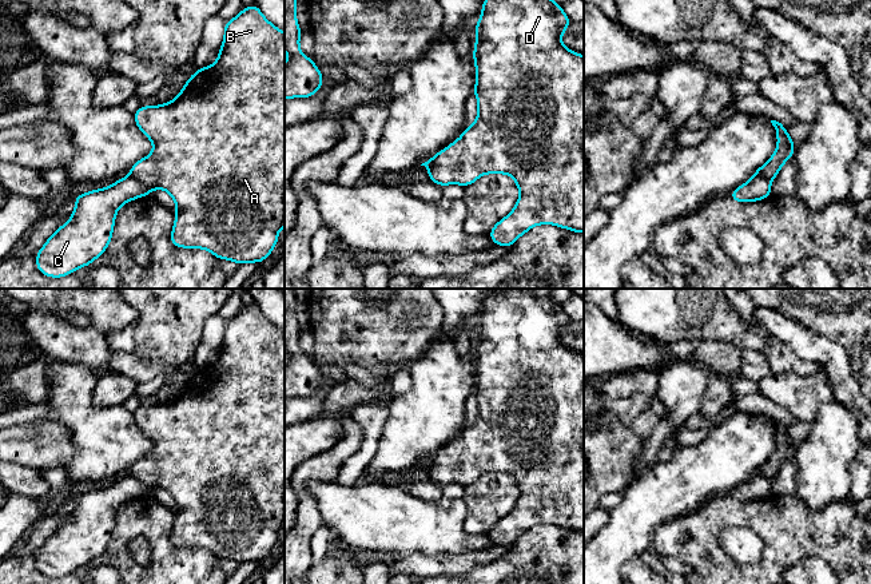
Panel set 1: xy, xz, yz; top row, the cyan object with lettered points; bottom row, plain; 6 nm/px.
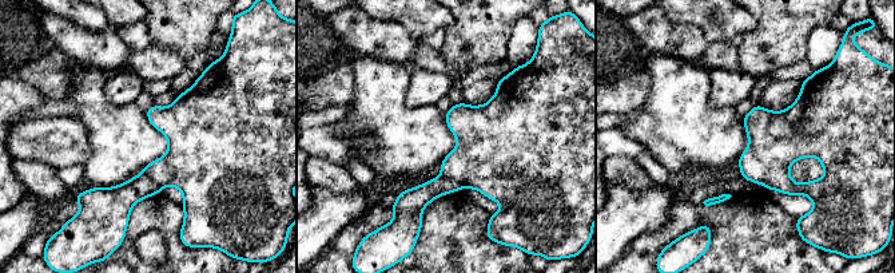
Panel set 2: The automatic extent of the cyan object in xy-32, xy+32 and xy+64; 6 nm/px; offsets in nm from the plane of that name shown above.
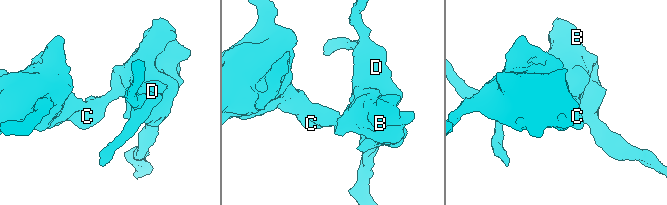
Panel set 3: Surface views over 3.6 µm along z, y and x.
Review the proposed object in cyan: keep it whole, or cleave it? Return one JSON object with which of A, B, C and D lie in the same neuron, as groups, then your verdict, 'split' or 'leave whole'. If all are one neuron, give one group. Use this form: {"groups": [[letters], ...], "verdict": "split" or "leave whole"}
{"groups": [["A", "B", "D"], ["C"]], "verdict": "split"}

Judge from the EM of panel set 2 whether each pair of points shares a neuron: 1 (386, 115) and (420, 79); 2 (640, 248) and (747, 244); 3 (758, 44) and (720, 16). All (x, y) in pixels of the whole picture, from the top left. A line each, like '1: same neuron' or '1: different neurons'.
1: different neurons
2: same neuron
3: different neurons

